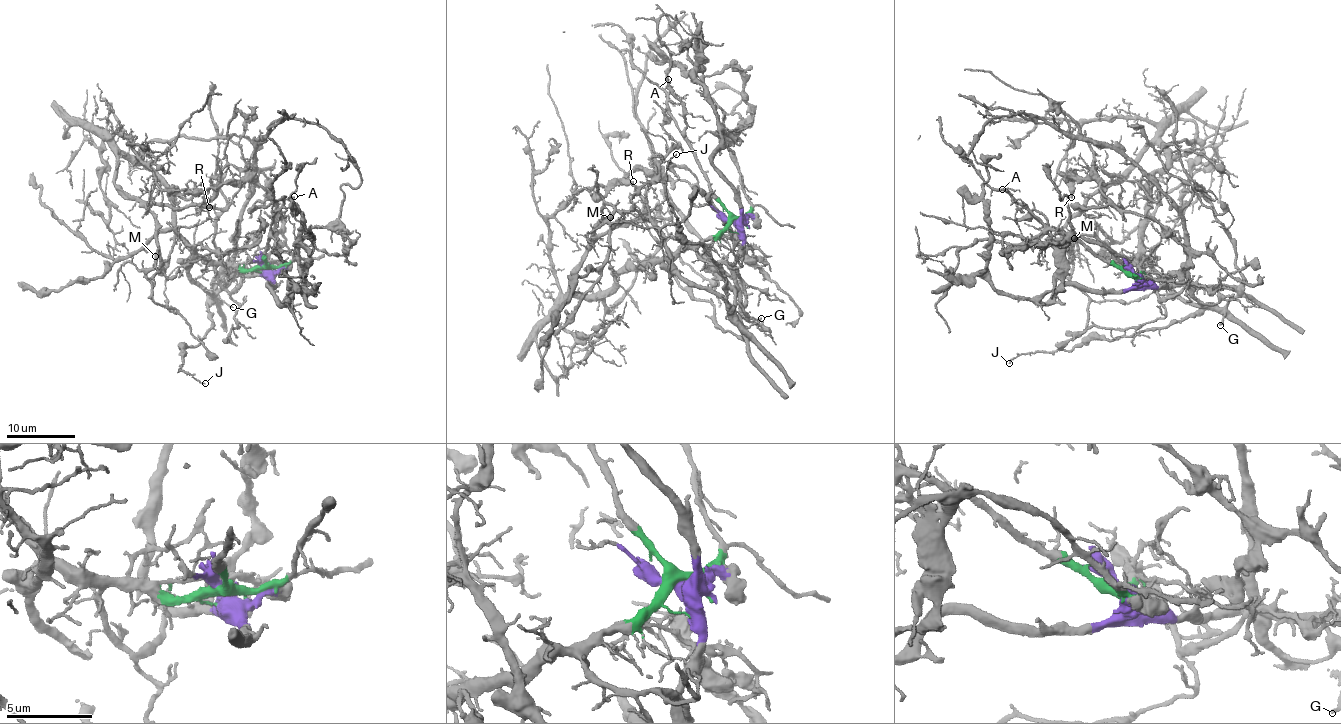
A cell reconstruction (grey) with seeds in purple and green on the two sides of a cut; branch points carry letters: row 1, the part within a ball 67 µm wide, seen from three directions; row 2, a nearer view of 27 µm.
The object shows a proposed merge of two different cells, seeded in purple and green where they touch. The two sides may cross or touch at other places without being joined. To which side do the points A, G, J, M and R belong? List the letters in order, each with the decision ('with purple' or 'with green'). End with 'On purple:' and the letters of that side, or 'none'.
A: with green
G: with purple
J: with purple
M: with green
R: with purple
On purple: G, J, R

